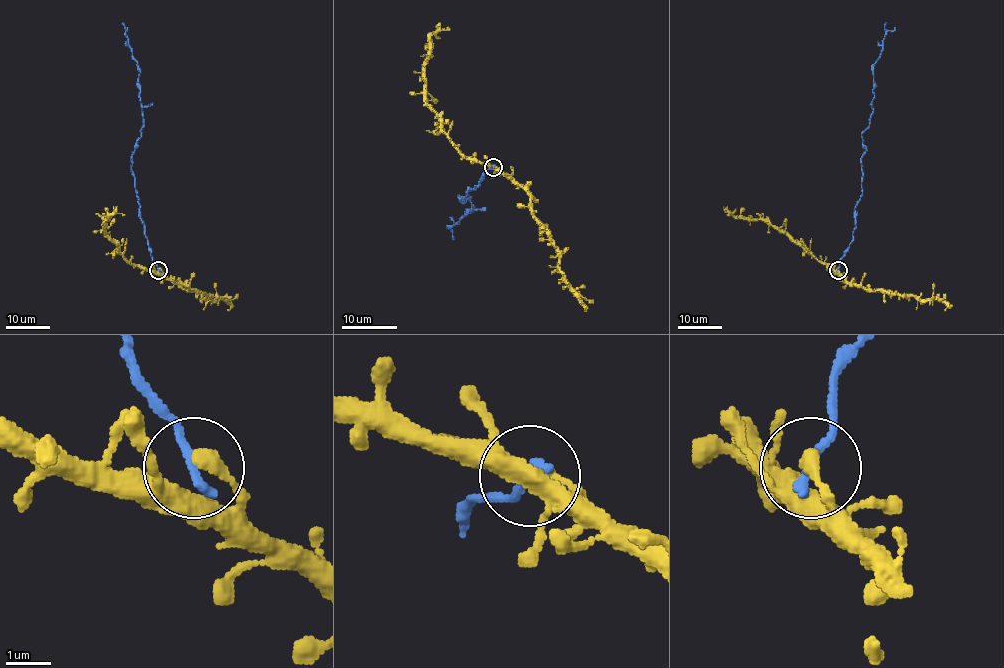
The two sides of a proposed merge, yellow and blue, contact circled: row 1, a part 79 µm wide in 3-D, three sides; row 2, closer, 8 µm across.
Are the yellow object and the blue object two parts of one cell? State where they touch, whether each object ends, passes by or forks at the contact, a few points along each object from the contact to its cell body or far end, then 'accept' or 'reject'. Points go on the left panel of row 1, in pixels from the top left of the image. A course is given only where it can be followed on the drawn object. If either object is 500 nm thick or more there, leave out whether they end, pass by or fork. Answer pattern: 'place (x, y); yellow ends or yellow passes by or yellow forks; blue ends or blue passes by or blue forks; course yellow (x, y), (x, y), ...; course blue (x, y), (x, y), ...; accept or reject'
place (158, 270); yellow ends; blue ends; course yellow (158, 269), (162, 272), (156, 273), (134, 265), (106, 235), (103, 220), (115, 213), (124, 215); course blue (158, 270), (150, 254), (131, 168), (143, 126), (143, 111), (140, 69), (132, 56), (125, 33), (128, 27); reject

